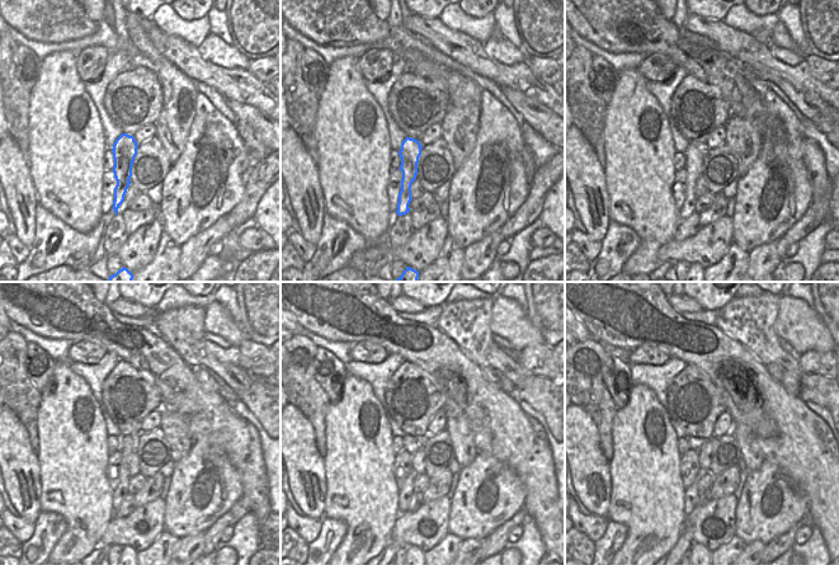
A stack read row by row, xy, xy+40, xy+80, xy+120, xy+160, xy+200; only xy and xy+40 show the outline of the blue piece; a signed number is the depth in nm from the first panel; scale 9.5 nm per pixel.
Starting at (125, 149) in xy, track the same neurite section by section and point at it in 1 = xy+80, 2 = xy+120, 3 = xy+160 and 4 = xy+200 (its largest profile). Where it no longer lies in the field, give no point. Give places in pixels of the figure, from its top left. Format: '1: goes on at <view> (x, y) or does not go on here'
1: goes on at xy+80 (693, 155)
2: goes on at xy+120 (122, 488)
3: goes on at xy+160 (405, 493)
4: goes on at xy+200 (691, 491)

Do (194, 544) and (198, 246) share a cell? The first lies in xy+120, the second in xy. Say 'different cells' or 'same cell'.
same cell

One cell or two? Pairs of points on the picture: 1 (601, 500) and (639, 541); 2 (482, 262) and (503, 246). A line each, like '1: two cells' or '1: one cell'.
1: two cells
2: two cells

